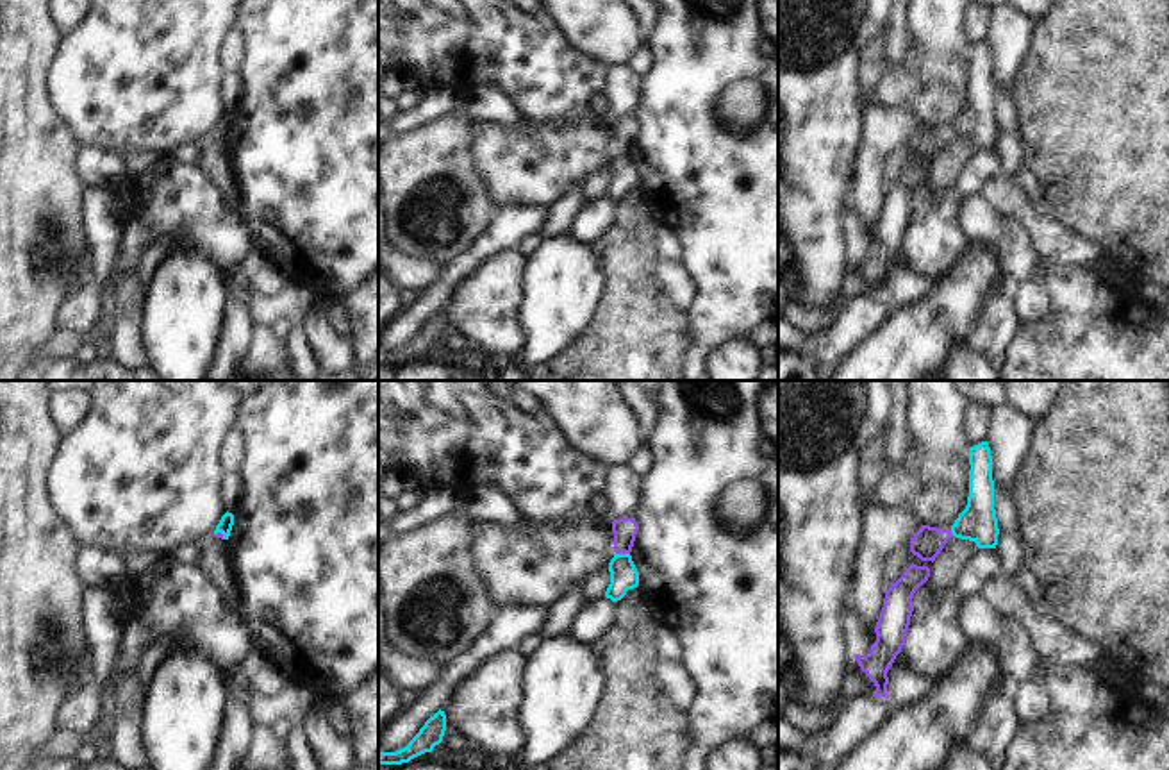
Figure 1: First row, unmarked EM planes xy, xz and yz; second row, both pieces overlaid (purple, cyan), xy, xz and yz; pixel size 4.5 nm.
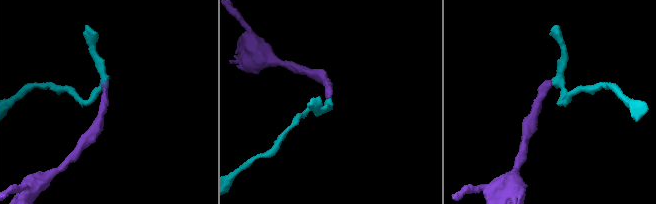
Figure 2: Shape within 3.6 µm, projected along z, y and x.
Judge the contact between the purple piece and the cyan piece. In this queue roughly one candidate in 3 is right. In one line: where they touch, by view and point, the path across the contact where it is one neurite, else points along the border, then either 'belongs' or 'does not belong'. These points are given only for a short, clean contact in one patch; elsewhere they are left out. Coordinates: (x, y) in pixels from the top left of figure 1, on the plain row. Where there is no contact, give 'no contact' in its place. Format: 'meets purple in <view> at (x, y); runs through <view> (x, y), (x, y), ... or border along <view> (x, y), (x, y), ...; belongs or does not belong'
meets purple in xz at (623, 152); border along xz (616, 152), (629, 154); does not belong

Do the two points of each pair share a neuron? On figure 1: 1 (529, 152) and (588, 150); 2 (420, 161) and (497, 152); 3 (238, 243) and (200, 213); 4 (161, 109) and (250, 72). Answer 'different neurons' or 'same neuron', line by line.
1: same neuron
2: different neurons
3: same neuron
4: different neurons

